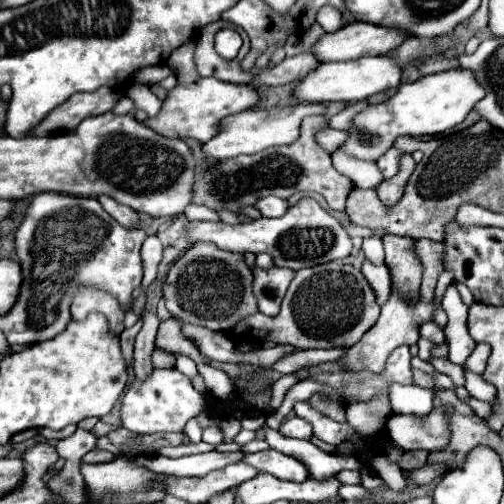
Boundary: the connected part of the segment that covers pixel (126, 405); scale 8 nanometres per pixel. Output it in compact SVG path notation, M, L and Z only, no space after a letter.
M153 369L145 381L133 379L121 401L121 425L133 433L153 435L165 431L183 431L191 417L197 417L205 409L205 399L197 393L181 371L177 369Z

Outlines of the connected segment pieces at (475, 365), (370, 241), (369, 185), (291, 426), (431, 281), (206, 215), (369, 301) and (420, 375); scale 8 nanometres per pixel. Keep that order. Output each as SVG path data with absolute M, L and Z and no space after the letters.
M479 343L473 351L473 355L467 359L467 367L475 373L483 373L487 359L489 359L489 353L491 353L491 347L487 343Z
M365 237L363 239L363 251L365 251L365 257L373 263L383 263L383 259L385 259L383 241L379 237Z
M337 149L333 153L333 165L337 167L337 171L341 171L349 179L353 179L353 185L361 187L361 189L375 189L383 181L383 175L373 161L357 159L357 157L345 153L343 149Z
M291 417L283 423L281 427L281 433L285 437L295 437L295 439L311 439L313 435L313 427L307 419L301 419L301 417Z
M420 239L415 242L415 253L419 255L423 263L423 283L421 283L421 295L433 295L437 277L443 273L443 255L445 245L429 239Z
M195 205L195 207L189 207L187 219L189 221L217 221L219 215L211 211L207 205Z
M329 261L297 271L277 317L265 317L261 313L249 315L229 333L235 341L243 343L289 343L297 349L351 347L373 327L379 319L379 311L375 291L361 271L341 261Z
M413 369L413 383L419 387L435 387L433 375L429 375L425 371L417 371L417 369Z

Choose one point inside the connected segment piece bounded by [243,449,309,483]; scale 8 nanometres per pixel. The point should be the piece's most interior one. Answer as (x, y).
(284, 466)

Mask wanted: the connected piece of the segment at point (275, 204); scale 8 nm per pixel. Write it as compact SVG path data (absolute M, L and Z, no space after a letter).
M263 197L255 203L255 207L263 217L281 217L289 209L289 203L279 197Z

